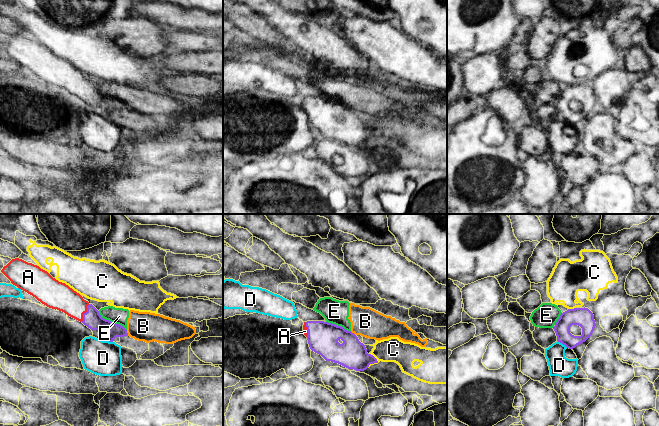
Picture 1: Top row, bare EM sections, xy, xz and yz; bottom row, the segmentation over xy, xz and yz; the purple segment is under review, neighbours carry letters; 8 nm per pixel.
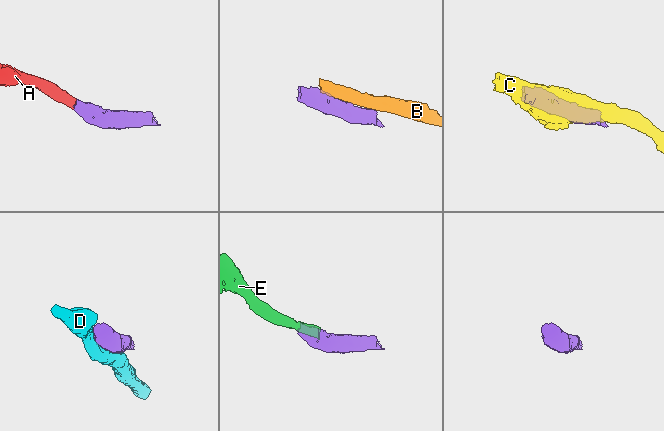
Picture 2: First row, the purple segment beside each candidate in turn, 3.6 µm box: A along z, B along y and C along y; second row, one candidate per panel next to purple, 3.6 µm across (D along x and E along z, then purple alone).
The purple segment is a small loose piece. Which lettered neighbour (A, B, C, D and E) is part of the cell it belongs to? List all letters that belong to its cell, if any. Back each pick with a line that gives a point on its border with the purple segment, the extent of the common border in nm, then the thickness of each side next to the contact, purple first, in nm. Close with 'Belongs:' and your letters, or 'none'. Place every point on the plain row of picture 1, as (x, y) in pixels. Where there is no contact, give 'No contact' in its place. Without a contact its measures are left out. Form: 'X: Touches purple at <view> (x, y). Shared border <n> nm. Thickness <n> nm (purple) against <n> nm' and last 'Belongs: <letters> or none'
A: Touches purple at xy (84, 89). Shared border 160 nm. Thickness 150 nm (purple) against 220 nm
Belongs: A

